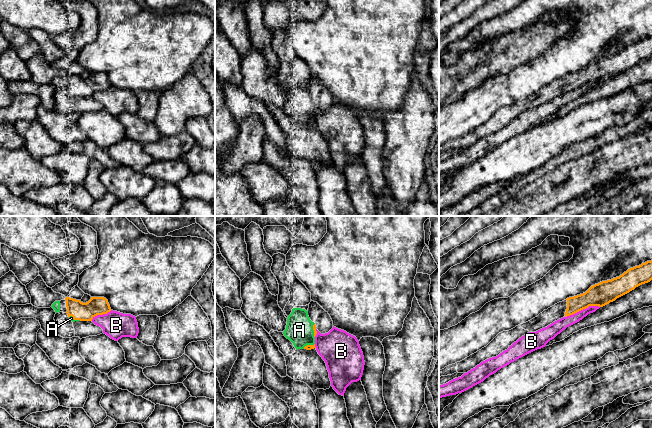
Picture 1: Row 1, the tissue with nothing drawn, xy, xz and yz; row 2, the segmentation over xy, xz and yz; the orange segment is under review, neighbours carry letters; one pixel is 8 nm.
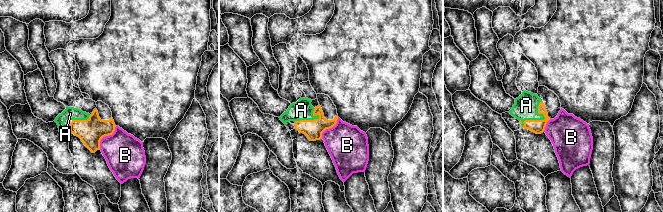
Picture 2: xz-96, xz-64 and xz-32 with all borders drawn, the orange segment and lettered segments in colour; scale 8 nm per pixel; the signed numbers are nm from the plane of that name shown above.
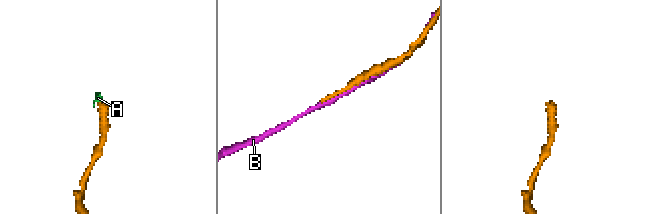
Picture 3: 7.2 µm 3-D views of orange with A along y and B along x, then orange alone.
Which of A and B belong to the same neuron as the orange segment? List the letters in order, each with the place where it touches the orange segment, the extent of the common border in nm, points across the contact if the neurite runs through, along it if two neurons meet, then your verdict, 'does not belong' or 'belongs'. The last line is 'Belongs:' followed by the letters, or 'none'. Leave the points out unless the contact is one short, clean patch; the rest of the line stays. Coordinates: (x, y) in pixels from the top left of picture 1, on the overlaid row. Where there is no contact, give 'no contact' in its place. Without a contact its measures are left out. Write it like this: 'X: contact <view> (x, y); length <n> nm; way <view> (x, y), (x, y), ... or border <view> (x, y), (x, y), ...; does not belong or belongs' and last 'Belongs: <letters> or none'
A: contact xz (313, 329); length 120 nm; way xz (314, 326), (313, 329), (299, 330); belongs
B: contact yz (582, 309); length 300 nm; does not belong
Belongs: A

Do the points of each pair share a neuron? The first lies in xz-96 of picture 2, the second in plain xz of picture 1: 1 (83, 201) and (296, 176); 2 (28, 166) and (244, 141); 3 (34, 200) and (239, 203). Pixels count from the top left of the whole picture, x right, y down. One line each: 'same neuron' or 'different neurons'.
1: same neuron
2: same neuron
3: different neurons

